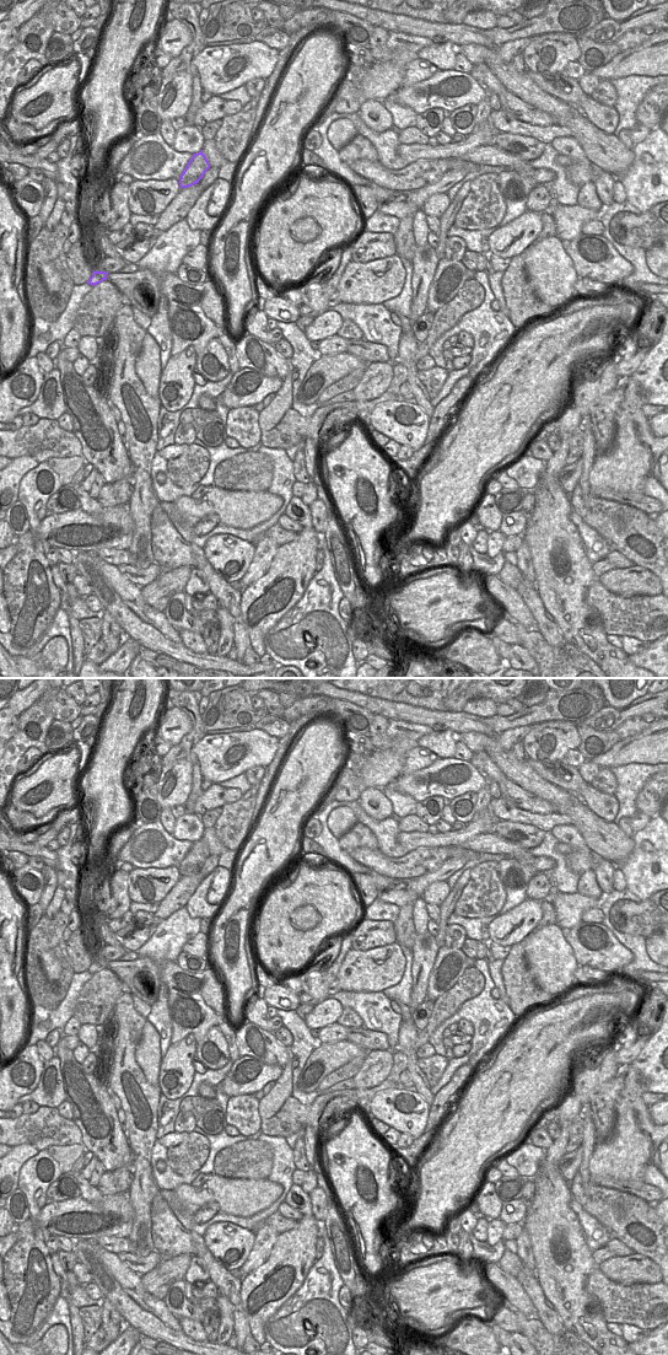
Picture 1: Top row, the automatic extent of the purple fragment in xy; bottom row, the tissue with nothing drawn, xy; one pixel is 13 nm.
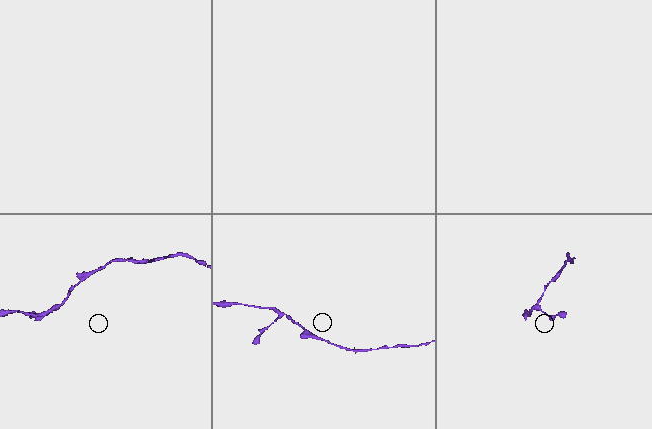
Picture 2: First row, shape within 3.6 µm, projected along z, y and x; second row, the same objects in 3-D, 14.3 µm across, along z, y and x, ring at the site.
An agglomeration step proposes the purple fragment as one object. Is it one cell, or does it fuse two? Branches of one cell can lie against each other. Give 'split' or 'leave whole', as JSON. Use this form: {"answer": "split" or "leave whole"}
{"answer": "leave whole"}

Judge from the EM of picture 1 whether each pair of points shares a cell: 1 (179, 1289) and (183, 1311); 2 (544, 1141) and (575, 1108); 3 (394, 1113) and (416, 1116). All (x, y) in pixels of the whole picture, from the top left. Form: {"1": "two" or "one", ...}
{"1": "one", "2": "two", "3": "one"}

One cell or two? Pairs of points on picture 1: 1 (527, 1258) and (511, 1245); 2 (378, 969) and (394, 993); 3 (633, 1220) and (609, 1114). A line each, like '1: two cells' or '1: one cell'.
1: two cells
2: two cells
3: two cells

